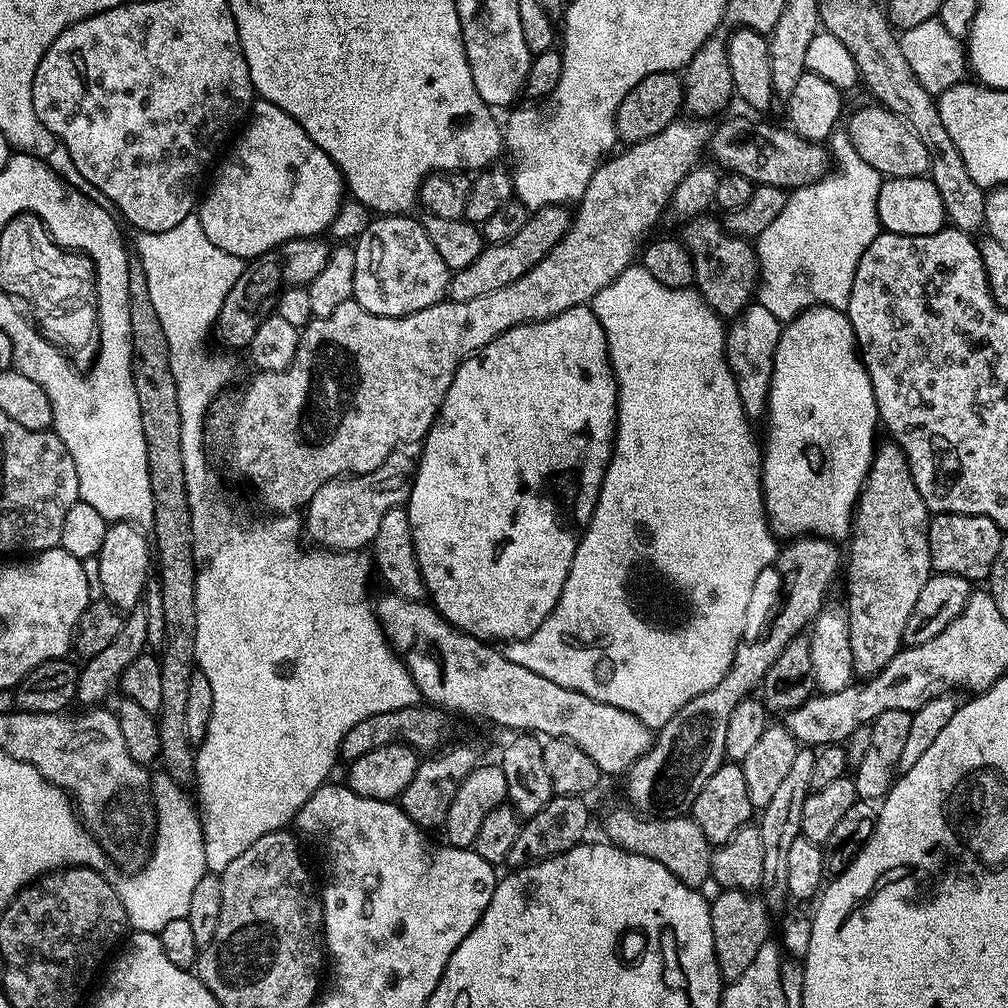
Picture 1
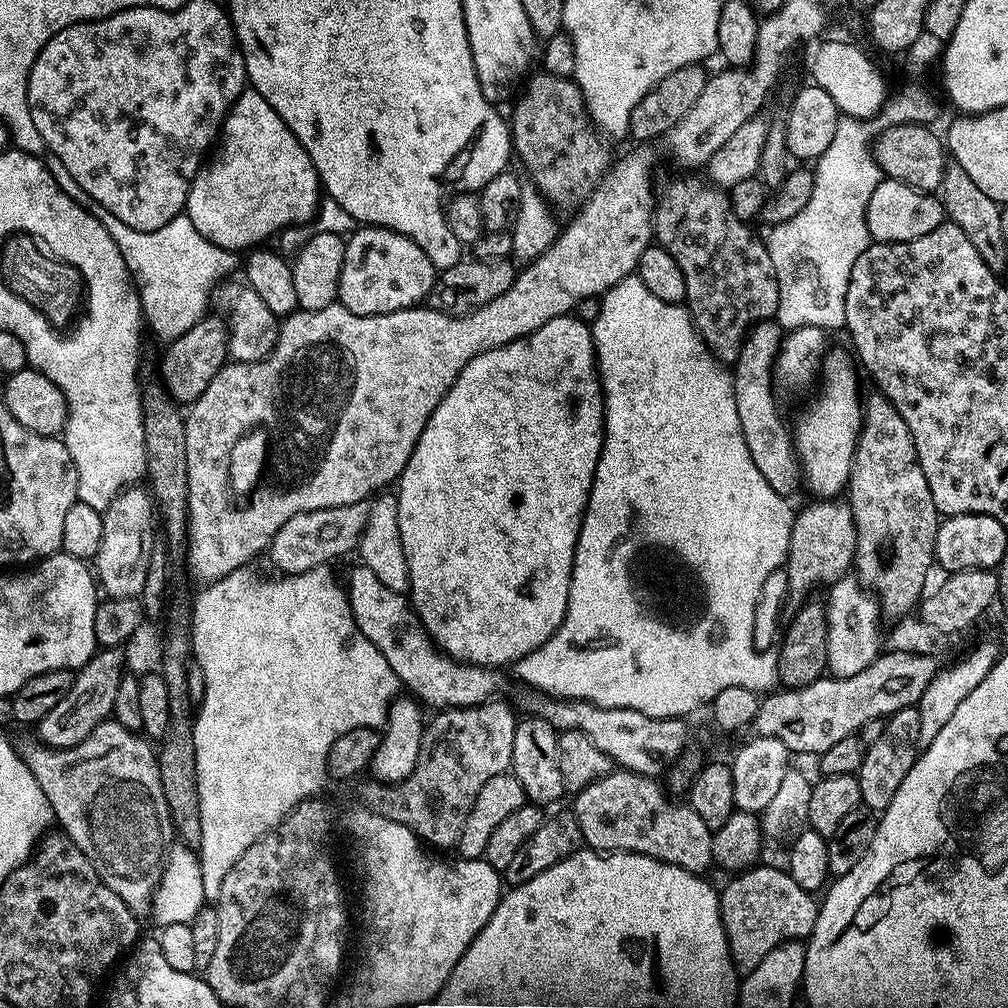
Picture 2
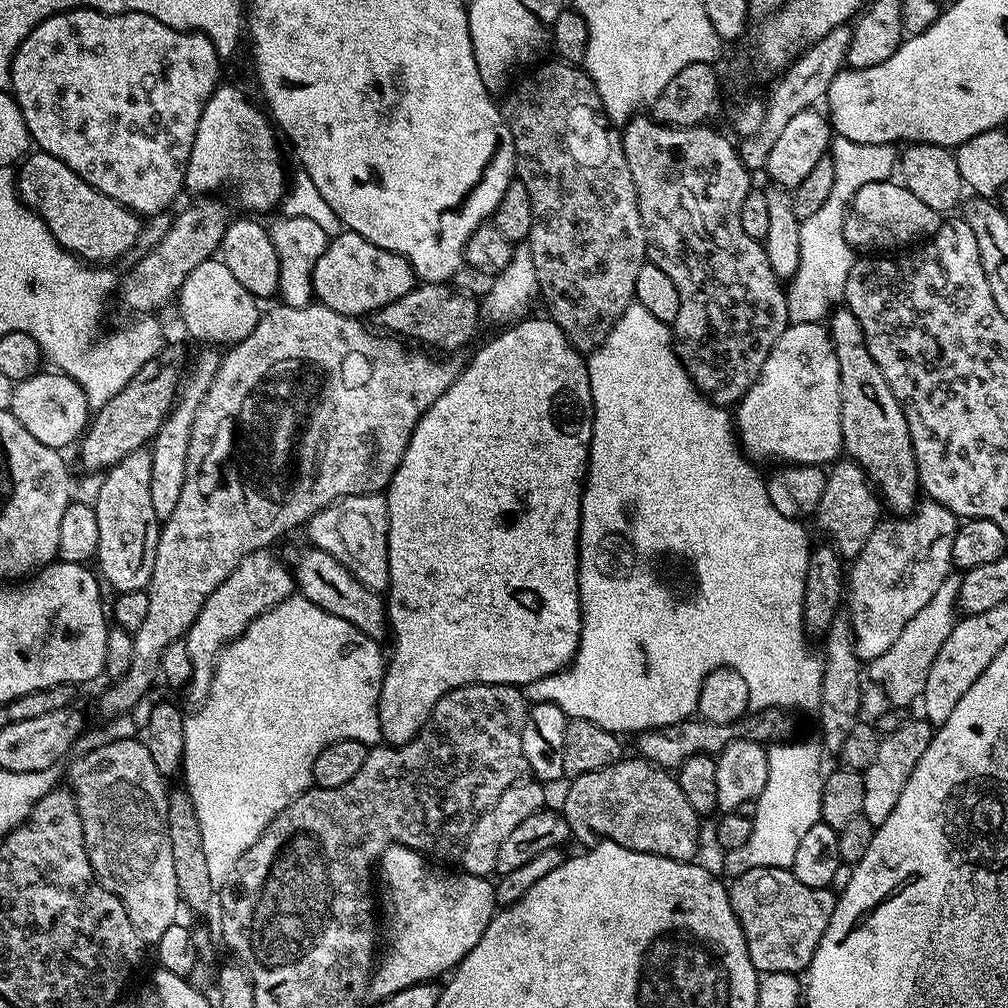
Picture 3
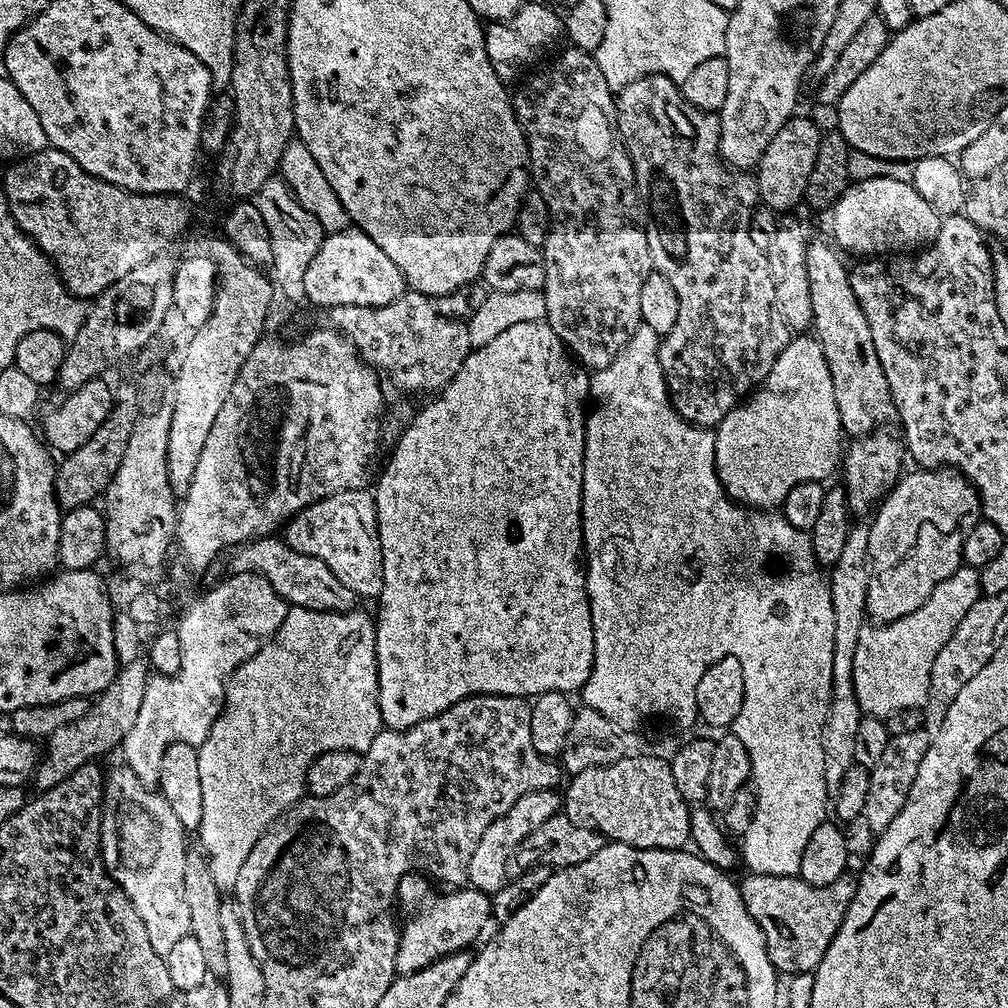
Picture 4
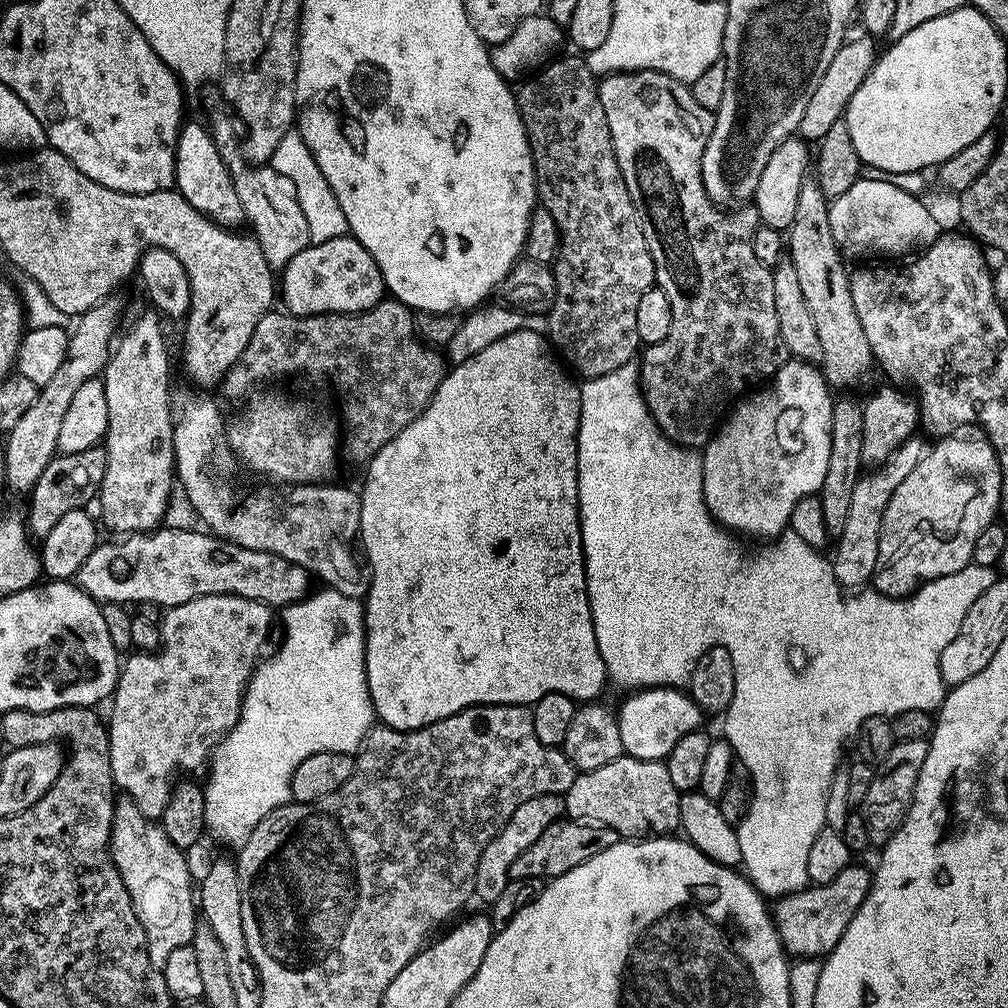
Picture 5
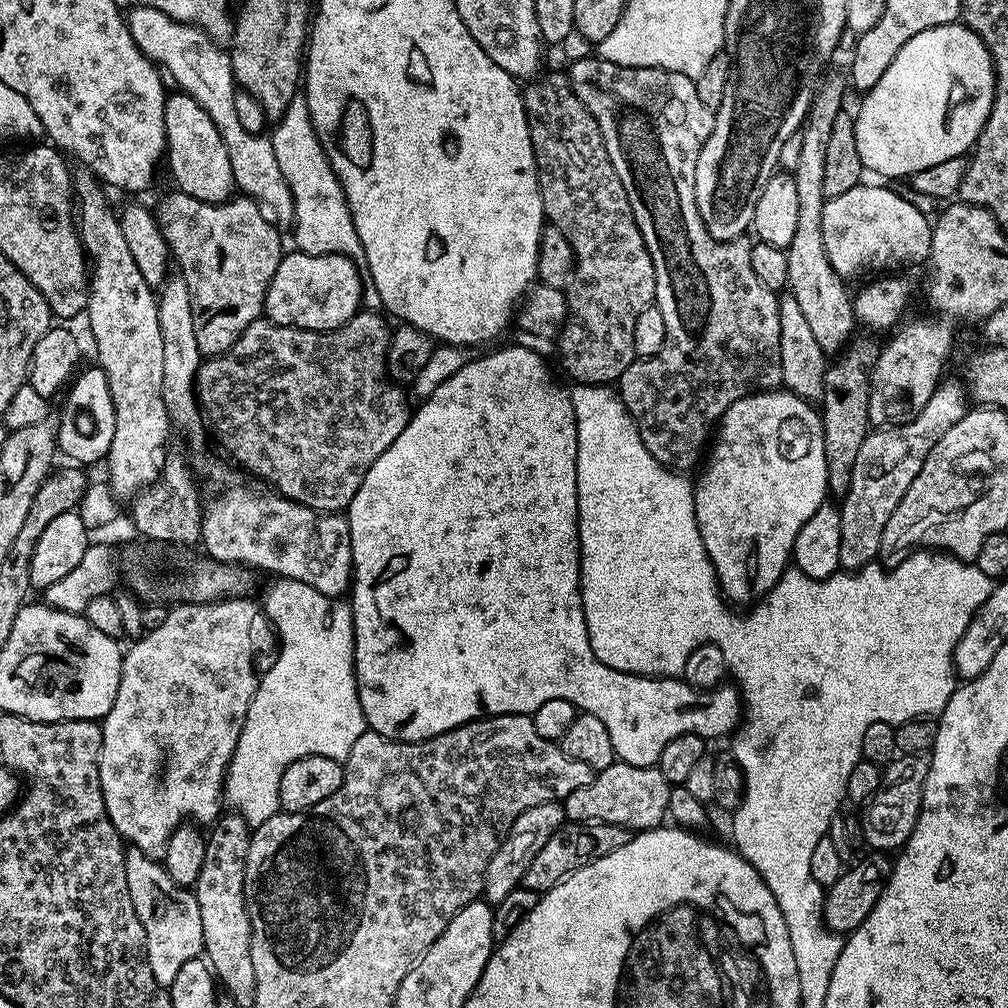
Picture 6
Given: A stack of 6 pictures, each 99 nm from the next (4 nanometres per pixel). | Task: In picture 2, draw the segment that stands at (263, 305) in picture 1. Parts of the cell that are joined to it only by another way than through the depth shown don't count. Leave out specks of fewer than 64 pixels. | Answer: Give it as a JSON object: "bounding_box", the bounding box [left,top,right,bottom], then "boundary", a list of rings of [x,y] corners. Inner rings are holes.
{"bounding_box":[160,318,229,406],"boundary":[[[205,318],[186,330],[177,340],[167,345],[164,357],[160,360],[160,376],[164,379],[164,388],[169,392],[177,405],[191,406],[196,399],[210,386],[214,374],[218,374],[229,359],[228,355],[228,330],[223,319],[211,320]]]}

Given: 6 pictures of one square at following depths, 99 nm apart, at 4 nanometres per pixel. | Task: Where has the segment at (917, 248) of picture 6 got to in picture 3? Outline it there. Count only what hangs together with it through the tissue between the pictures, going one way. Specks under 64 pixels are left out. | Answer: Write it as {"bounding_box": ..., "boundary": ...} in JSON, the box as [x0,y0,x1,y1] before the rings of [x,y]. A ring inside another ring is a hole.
{"bounding_box":[844,179,941,250],"boundary":[[[891,179],[872,181],[857,190],[848,205],[844,216],[845,242],[853,250],[904,250],[931,237],[941,223],[941,213],[914,198],[903,184]]]}

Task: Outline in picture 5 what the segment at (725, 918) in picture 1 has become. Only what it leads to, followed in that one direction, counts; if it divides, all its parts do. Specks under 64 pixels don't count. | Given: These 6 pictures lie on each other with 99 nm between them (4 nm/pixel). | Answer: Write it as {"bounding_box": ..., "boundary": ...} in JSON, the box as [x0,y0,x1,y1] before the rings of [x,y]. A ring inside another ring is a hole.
{"bounding_box":[771,862,872,958],"boundary":[[[859,862],[849,864],[838,878],[819,886],[803,888],[801,892],[792,892],[789,896],[779,897],[771,909],[773,923],[785,953],[792,958],[823,958],[838,946],[838,938],[846,934],[850,918],[858,914],[858,906],[872,888],[872,872],[864,869]]]}

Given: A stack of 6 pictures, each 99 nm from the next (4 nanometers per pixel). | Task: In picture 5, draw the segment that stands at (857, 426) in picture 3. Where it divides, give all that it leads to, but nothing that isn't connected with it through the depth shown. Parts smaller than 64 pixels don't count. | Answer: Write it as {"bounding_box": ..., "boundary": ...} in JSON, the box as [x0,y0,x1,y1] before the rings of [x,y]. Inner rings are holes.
{"bounding_box":[786,178,874,389],"boundary":[[[815,178],[805,179],[802,190],[798,190],[798,207],[794,209],[794,222],[786,229],[786,252],[798,274],[802,285],[803,297],[806,298],[807,309],[814,320],[819,345],[822,346],[820,364],[825,380],[833,389],[856,388],[868,375],[874,372],[874,361],[870,342],[866,342],[866,334],[862,331],[862,322],[858,322],[858,310],[854,310],[854,298],[850,294],[848,281],[849,269],[844,269],[840,247],[834,242],[834,234],[830,230],[830,200],[824,195],[820,183]]]}

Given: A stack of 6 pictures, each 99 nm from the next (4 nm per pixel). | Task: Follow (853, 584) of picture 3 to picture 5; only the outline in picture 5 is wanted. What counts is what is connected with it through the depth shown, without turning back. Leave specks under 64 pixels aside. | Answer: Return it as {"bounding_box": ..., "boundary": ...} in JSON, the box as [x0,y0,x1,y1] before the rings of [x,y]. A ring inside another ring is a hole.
{"bounding_box":[870,434,1002,598],"boundary":[[[953,434],[937,439],[936,444],[925,451],[922,462],[918,462],[918,466],[914,466],[914,471],[902,481],[902,486],[898,486],[898,490],[894,490],[894,498],[890,498],[890,502],[884,511],[884,521],[882,522],[882,530],[878,538],[878,562],[874,566],[874,574],[870,581],[871,587],[881,596],[895,596],[897,598],[907,598],[916,589],[921,587],[929,580],[937,580],[943,576],[953,576],[958,570],[962,570],[967,564],[972,563],[972,555],[974,554],[974,542],[978,542],[978,537],[982,534],[982,530],[986,530],[986,526],[990,526],[997,519],[1000,512],[1000,495],[1002,494],[1002,470],[1000,469],[1000,457],[996,455],[992,444],[983,435],[977,436],[960,436],[964,434]]]}

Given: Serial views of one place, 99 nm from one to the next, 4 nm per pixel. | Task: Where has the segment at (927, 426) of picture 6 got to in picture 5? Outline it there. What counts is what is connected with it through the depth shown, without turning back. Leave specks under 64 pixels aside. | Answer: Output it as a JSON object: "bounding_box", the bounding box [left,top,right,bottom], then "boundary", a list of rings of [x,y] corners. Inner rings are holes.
{"bounding_box":[831,438,926,590],"boundary":[[[909,438],[905,444],[900,444],[898,450],[894,450],[894,454],[890,454],[890,458],[879,466],[873,467],[871,470],[865,471],[860,477],[860,481],[854,486],[854,495],[850,502],[850,511],[846,518],[846,526],[842,526],[842,534],[835,537],[836,556],[831,557],[832,569],[834,570],[834,578],[837,585],[844,590],[860,590],[863,584],[867,585],[874,574],[874,566],[878,562],[878,538],[882,530],[882,522],[884,521],[884,511],[890,502],[890,498],[894,498],[894,490],[898,490],[898,486],[902,486],[902,481],[914,471],[914,466],[918,466],[918,462],[922,462],[926,451],[926,444],[917,438]]]}

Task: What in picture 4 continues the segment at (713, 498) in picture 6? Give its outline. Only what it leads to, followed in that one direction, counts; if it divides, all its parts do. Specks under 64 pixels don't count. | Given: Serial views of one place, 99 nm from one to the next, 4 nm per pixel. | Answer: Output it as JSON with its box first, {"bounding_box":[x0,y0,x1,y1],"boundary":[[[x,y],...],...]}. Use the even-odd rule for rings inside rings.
{"bounding_box":[714,334,842,510],"boundary":[[[796,334],[788,341],[788,345],[778,354],[770,374],[751,394],[744,397],[739,404],[736,404],[722,418],[722,422],[717,424],[715,429],[716,437],[714,438],[714,462],[716,463],[716,473],[722,482],[725,494],[737,504],[745,505],[749,508],[759,508],[761,510],[776,510],[784,503],[784,499],[792,488],[800,483],[810,483],[812,481],[824,482],[832,471],[837,471],[838,465],[842,460],[842,429],[840,419],[838,418],[838,402],[834,402],[834,382],[830,382],[830,370],[826,366],[826,354],[822,354],[822,346],[811,335]]]}

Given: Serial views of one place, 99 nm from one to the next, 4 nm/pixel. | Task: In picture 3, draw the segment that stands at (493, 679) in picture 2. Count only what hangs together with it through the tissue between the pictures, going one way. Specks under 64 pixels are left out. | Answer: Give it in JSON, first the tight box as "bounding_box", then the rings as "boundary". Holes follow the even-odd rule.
{"bounding_box":[294,546,389,642],"boundary":[[[308,546],[305,552],[300,552],[296,556],[297,564],[294,564],[294,584],[298,589],[299,595],[305,596],[314,606],[350,622],[362,634],[366,634],[371,640],[377,642],[385,639],[389,631],[388,614],[386,611],[386,600],[383,595],[358,582],[346,566],[338,562],[330,554],[326,554],[321,548]]]}

